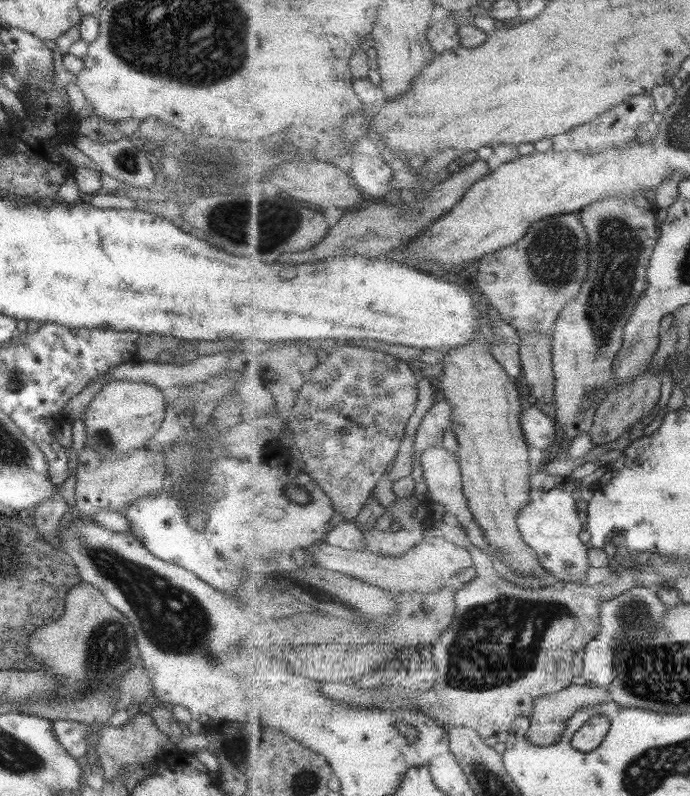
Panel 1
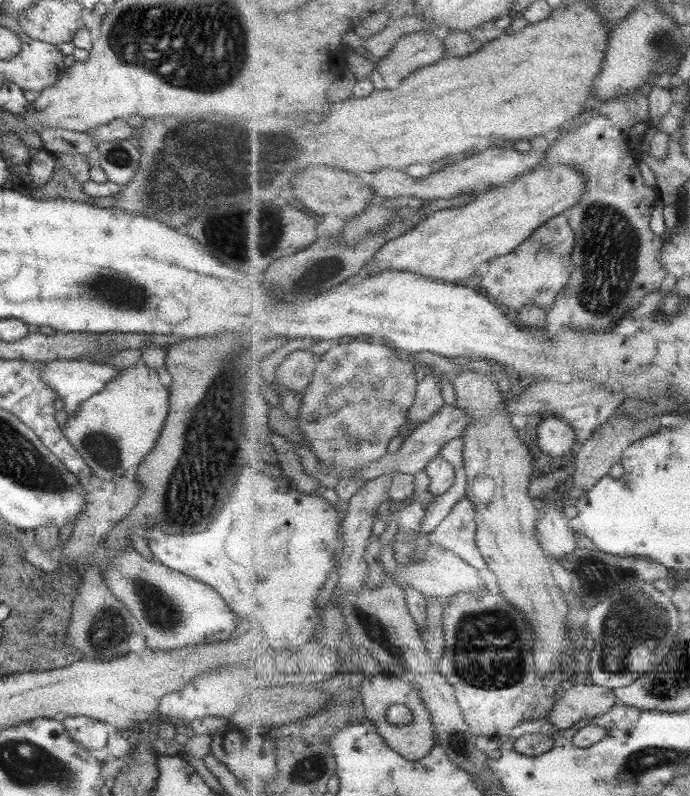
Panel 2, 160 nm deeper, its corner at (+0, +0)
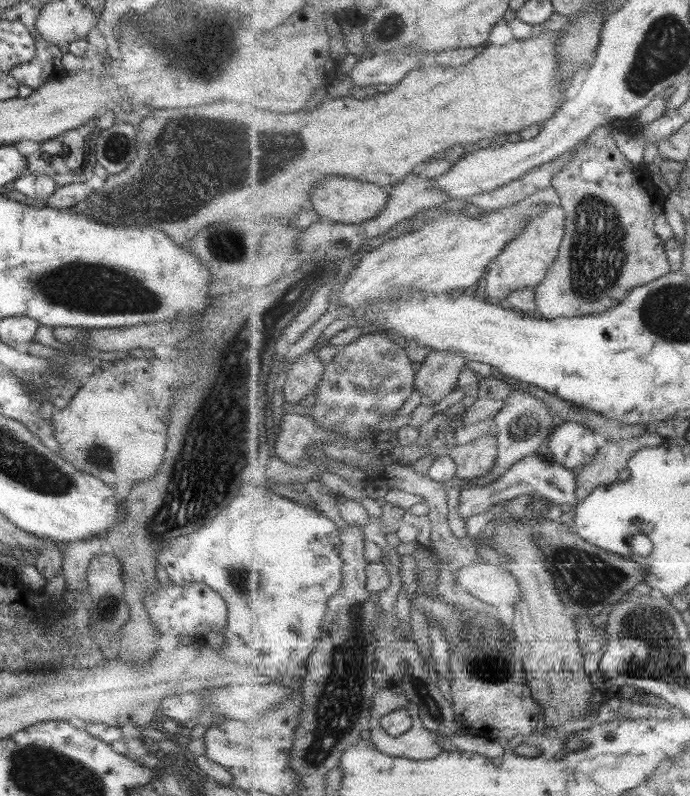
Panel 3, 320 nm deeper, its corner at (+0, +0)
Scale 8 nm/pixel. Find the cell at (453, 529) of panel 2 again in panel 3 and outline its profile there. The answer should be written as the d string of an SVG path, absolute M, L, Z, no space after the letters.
M533 453L515 463L499 479L488 485L474 484L468 490L459 489L459 502L457 504L458 514L465 522L471 515L484 516L488 508L506 501L513 500L517 496L537 493L547 503L553 503L563 508L575 508L579 503L577 499L575 474L572 469L566 468L556 462L547 461L546 457Z

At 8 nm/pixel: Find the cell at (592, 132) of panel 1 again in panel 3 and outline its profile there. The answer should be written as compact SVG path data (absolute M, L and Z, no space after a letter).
M598 129L595 136L591 136L589 141L585 141L578 145L575 150L574 157L565 165L562 166L560 172L553 177L552 186L555 188L558 196L560 197L560 204L566 210L566 233L560 246L559 256L555 259L547 278L536 288L535 302L537 305L537 312L540 317L553 320L556 318L571 318L580 317L583 315L590 315L595 313L605 312L607 309L617 306L624 298L630 293L631 289L644 284L656 281L663 276L671 273L671 264L667 260L667 254L665 254L665 241L661 240L657 234L655 234L655 228L653 228L653 222L663 214L663 206L659 204L659 196L657 196L657 188L655 192L651 192L647 187L647 181L651 180L649 171L645 164L633 164L631 160L627 160L619 146L615 144L615 140L604 136L605 131Z

